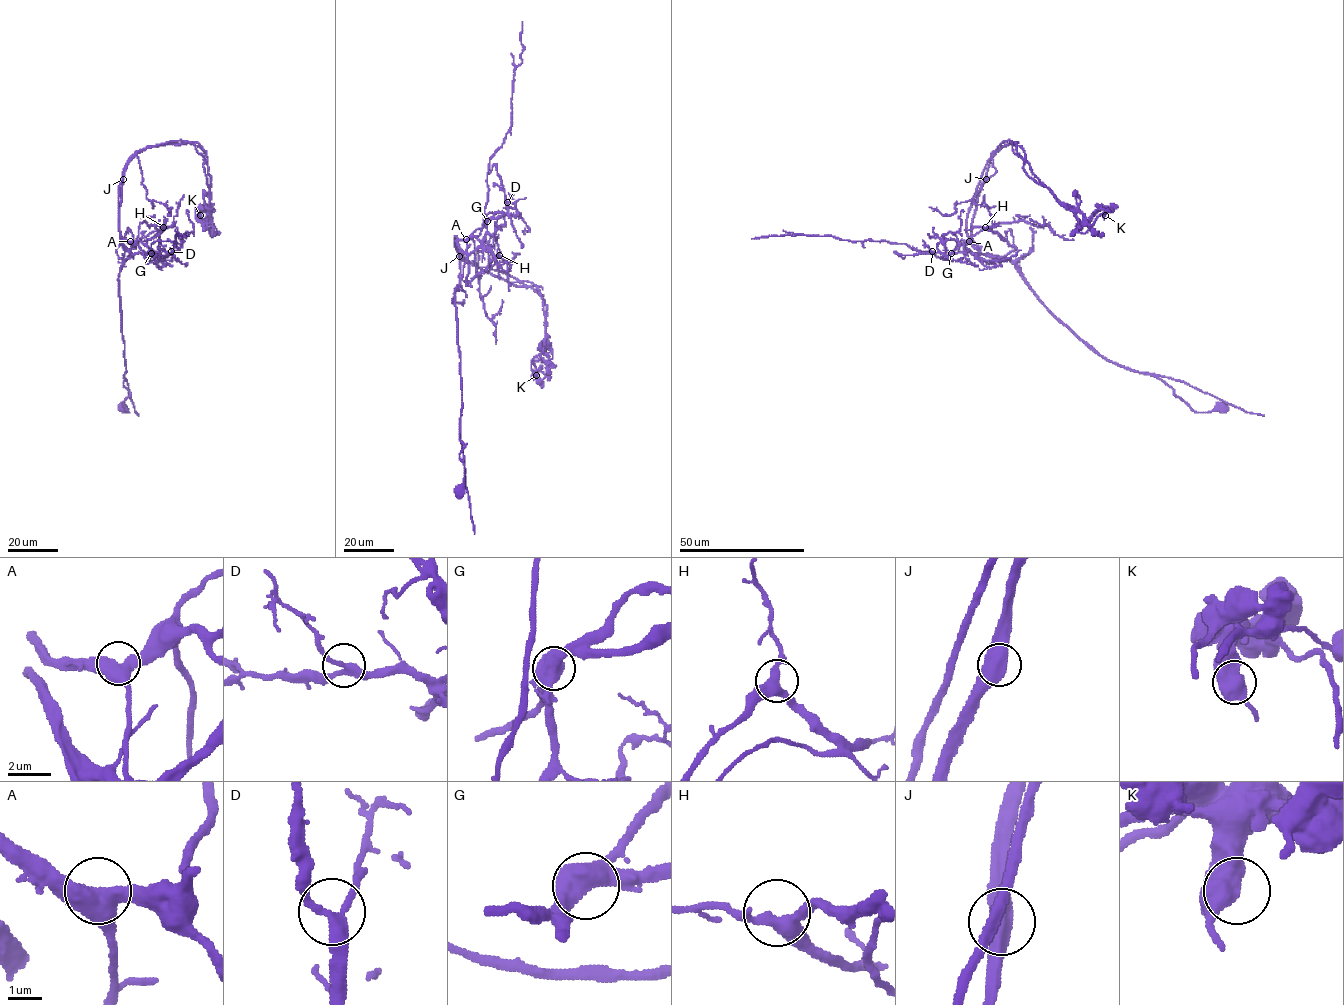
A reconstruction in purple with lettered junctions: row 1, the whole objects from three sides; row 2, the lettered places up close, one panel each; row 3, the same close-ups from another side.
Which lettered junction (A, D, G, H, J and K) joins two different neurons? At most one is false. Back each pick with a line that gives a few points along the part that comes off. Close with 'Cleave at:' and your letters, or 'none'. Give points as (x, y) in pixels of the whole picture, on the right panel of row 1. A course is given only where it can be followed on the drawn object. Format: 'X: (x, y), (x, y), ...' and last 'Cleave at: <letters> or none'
G: (951, 253), (961, 240), (993, 258), (1008, 259), (1039, 301), (1102, 356), (1139, 372), (1178, 379), (1263, 416)
Cleave at: G

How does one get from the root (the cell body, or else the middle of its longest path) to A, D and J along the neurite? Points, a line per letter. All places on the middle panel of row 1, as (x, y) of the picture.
A: (456, 492), (464, 479), (459, 453), (466, 444), (459, 439), (461, 378), (454, 290), (467, 260), (466, 239)
D: (456, 492), (466, 444), (459, 439), (454, 290), (487, 221), (504, 215), (507, 202)
J: (456, 492), (466, 444), (459, 439), (455, 241), (459, 256)

